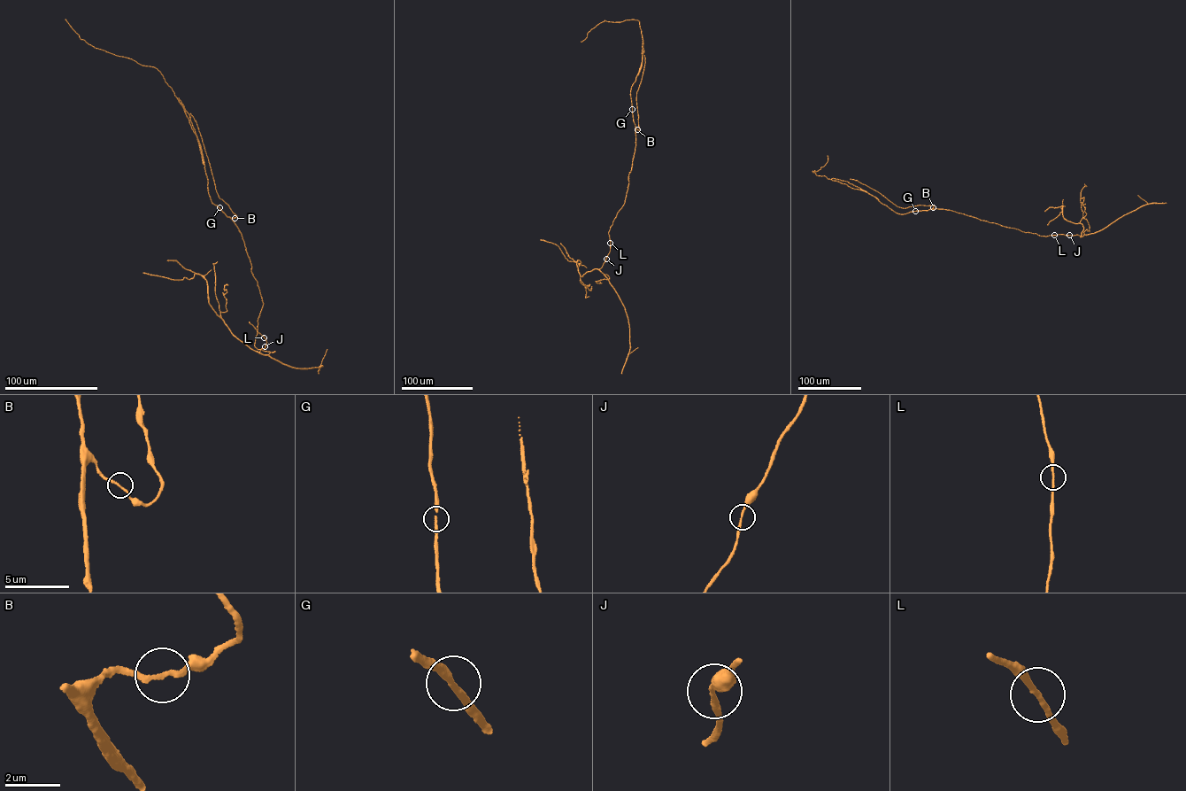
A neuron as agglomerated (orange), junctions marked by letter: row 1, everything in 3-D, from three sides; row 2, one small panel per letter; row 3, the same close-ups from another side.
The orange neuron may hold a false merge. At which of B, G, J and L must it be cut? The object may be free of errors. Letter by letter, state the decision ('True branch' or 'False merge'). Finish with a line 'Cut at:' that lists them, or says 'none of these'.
B: True branch
G: True branch
J: True branch
L: True branch
Cut at: none of these

